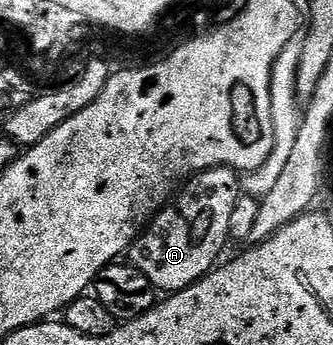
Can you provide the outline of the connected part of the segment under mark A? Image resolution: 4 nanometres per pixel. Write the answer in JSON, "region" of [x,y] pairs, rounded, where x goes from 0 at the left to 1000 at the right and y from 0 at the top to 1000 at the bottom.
{"region":[[[655,481],[586,507],[405,693],[387,728],[390,768],[435,788],[477,846],[553,841],[604,814],[646,780],[670,710],[685,710],[694,687],[688,638],[700,626],[700,591],[712,591],[721,571],[721,507],[685,481]]]}

